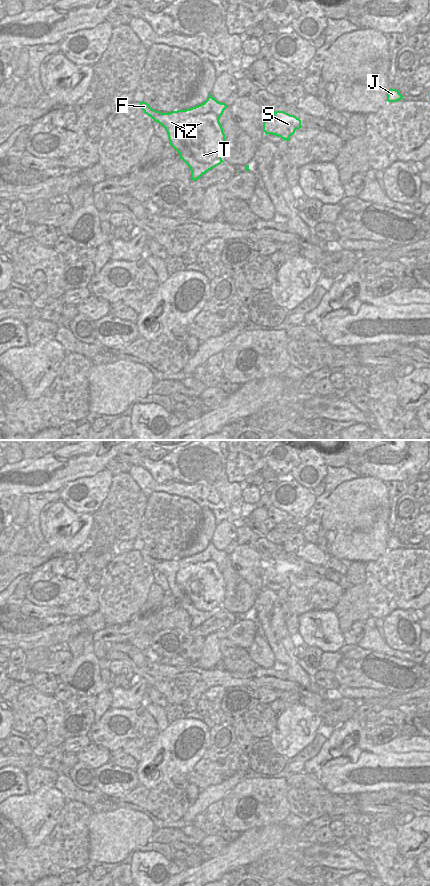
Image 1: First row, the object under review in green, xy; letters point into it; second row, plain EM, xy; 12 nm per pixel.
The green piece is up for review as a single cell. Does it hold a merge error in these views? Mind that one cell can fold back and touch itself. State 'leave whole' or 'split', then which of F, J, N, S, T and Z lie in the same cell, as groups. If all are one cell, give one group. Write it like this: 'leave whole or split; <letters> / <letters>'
split; F Z / J N S T

